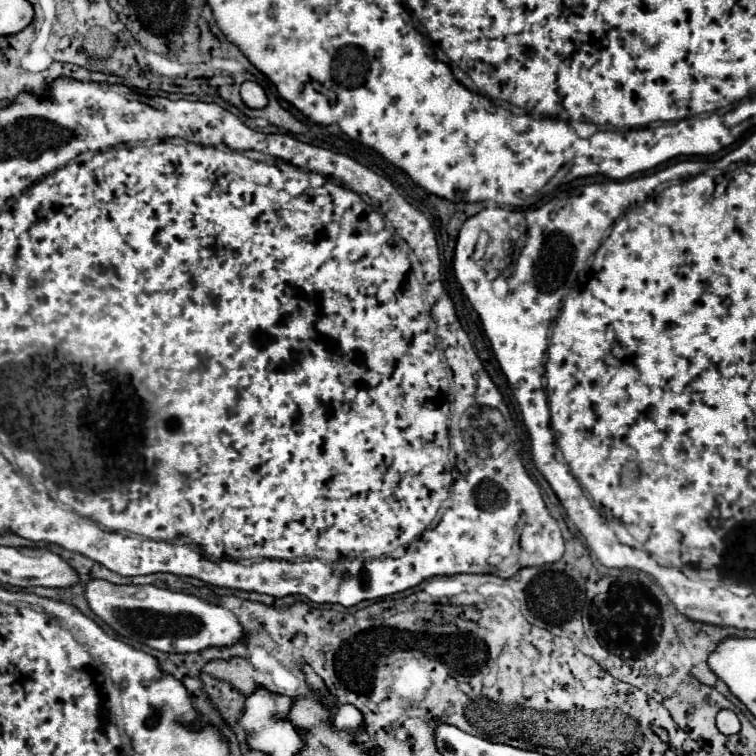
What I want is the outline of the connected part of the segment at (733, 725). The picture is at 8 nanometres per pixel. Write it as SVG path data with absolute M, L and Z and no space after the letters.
M722 709L716 717L716 725L718 729L724 733L724 735L734 735L740 731L740 721L736 717L734 711L728 711L728 709Z

